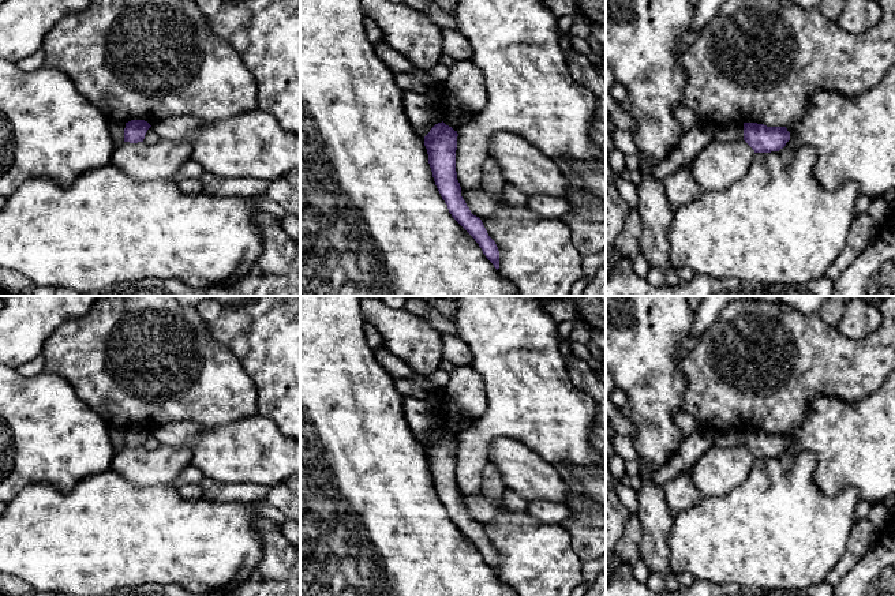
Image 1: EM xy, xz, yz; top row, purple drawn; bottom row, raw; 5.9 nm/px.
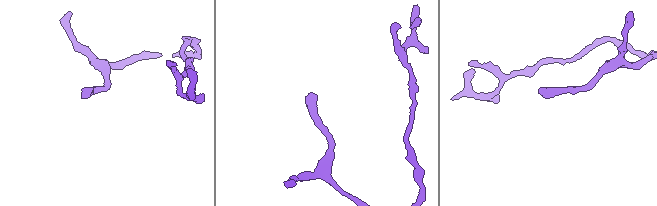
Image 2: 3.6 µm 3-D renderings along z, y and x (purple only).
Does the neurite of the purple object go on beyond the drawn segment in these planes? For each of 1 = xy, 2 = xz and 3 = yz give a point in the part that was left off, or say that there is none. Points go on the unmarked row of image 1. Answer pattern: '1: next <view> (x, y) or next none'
1: next none
2: next none
3: next none

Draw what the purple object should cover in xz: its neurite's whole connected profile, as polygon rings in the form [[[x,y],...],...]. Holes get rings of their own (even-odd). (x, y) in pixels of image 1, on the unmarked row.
[[[443,427],[435,430],[424,442],[432,483],[452,522],[475,544],[486,563],[498,576],[498,552],[488,541],[482,525],[471,518],[461,502],[456,477],[457,442],[457,436]]]

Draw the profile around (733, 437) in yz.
[[[729,428],[714,432],[714,443],[720,447],[744,446],[744,428]]]

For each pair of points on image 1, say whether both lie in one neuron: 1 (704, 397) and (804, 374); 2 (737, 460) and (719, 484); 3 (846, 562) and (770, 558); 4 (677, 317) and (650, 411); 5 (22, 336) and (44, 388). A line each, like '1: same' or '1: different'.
1: same
2: same
3: different
4: same
5: different

